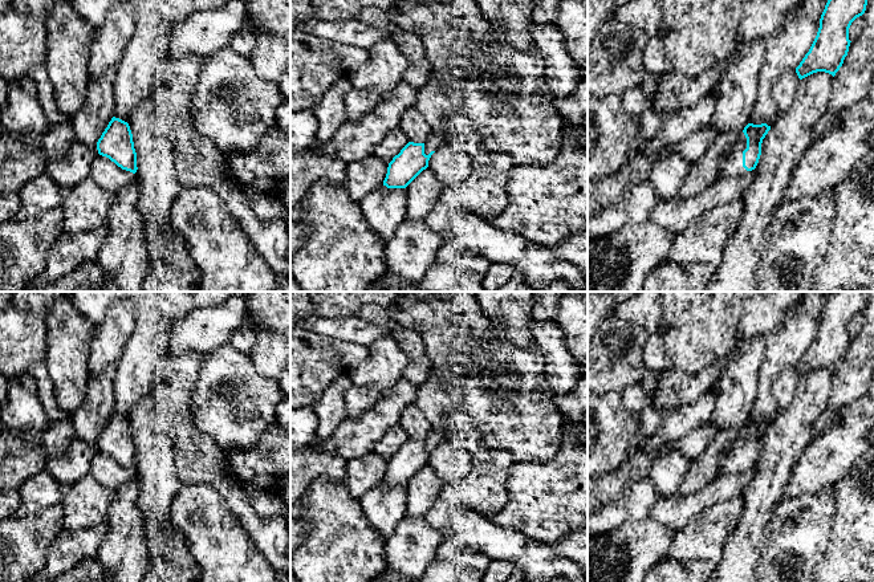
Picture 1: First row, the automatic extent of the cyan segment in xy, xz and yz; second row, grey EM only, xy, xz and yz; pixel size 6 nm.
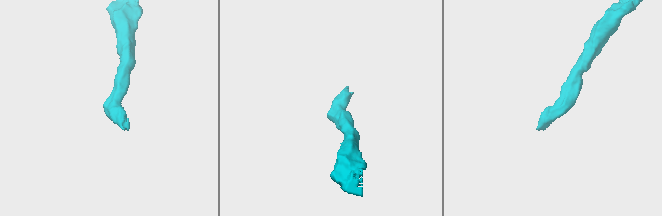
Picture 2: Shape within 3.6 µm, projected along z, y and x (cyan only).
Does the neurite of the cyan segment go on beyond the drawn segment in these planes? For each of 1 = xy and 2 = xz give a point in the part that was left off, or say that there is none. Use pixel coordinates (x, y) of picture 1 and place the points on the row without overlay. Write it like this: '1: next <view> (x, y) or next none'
1: next none
2: next xz (435, 438)

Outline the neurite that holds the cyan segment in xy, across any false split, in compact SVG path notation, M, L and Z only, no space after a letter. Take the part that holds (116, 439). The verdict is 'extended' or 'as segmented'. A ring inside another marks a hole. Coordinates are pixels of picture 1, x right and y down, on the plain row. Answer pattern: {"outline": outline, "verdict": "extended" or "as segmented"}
{"outline": "M113 414L97 439L97 447L122 467L137 469L137 449L127 419Z", "verdict": "as segmented"}

